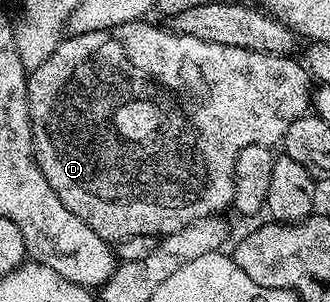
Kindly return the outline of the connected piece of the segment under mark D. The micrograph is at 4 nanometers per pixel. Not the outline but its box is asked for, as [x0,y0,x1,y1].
[26,19,312,243]

